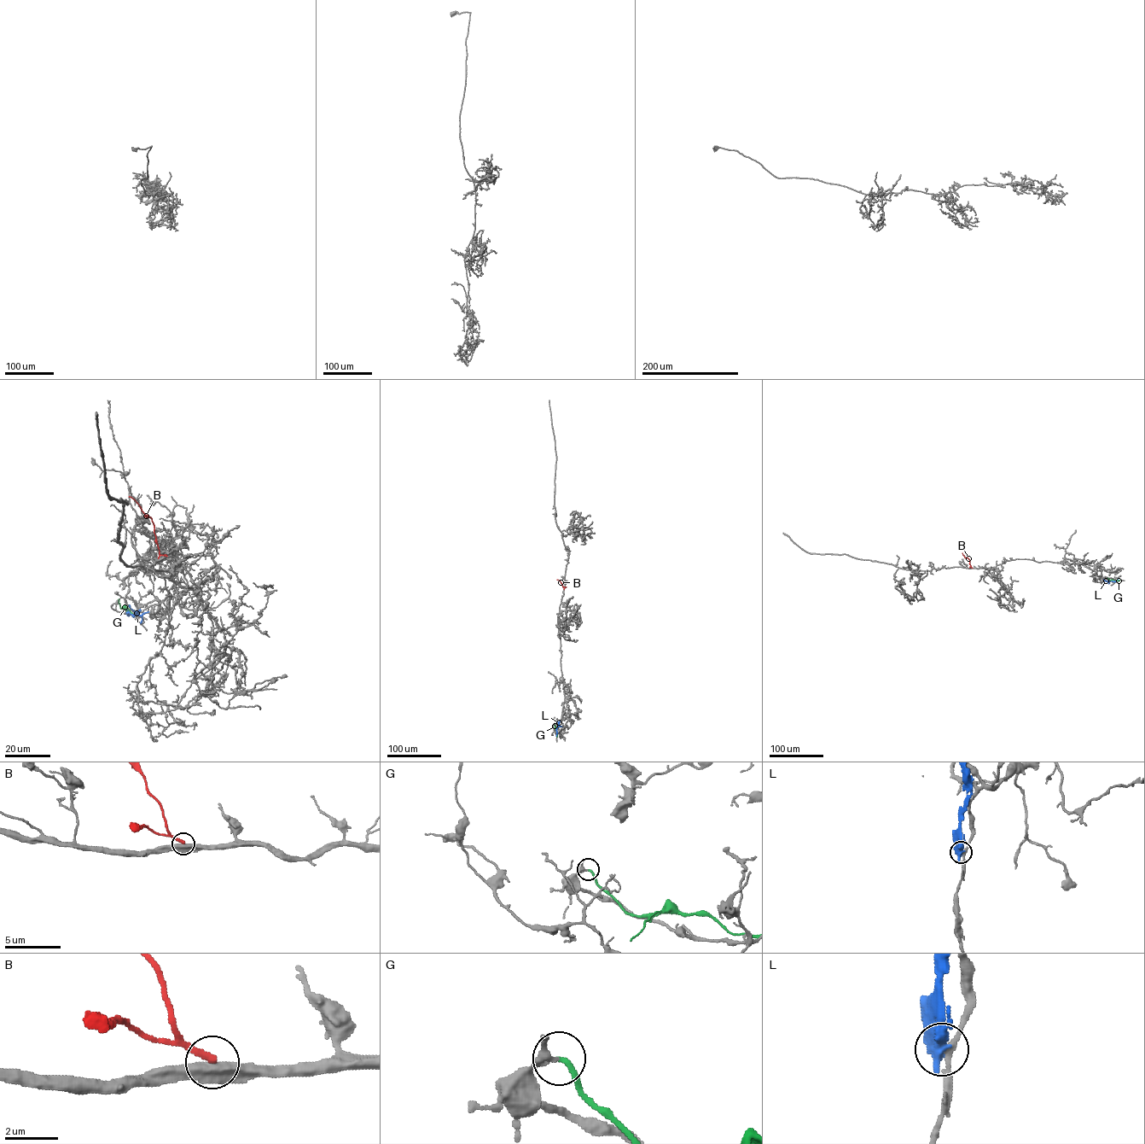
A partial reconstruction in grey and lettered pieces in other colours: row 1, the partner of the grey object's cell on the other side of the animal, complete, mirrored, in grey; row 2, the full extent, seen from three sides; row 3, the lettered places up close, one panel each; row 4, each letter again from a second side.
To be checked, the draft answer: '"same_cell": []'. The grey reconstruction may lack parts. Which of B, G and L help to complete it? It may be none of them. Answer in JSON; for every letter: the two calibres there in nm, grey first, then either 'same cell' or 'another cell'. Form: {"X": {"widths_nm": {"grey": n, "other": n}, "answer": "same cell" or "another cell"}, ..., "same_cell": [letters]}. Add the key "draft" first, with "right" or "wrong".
{"draft": "right", "B": {"widths_nm": {"grey": 550, "other": 240}, "answer": "another cell"}, "G": {"widths_nm": {"grey": 200, "other": 200}, "answer": "another cell"}, "L": {"widths_nm": {"grey": 200, "other": 600}, "answer": "another cell"}, "same_cell": []}

